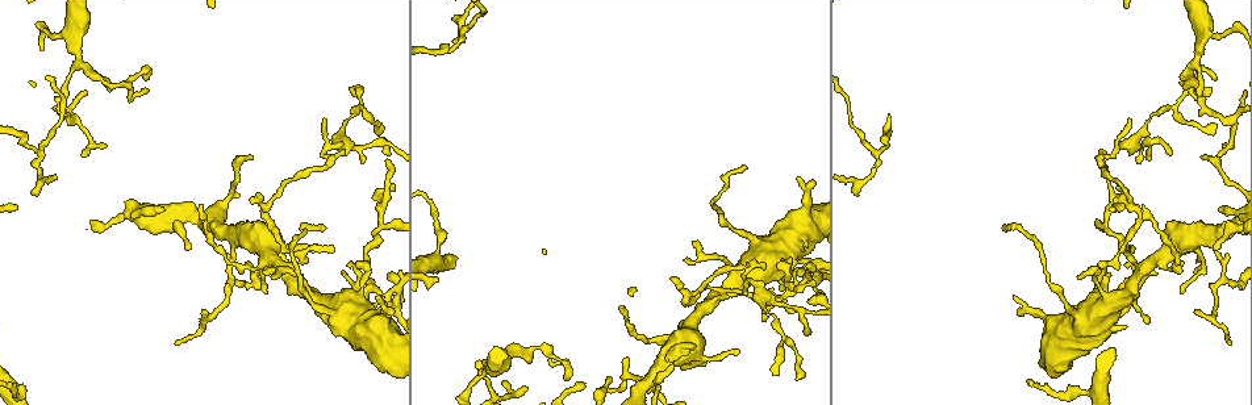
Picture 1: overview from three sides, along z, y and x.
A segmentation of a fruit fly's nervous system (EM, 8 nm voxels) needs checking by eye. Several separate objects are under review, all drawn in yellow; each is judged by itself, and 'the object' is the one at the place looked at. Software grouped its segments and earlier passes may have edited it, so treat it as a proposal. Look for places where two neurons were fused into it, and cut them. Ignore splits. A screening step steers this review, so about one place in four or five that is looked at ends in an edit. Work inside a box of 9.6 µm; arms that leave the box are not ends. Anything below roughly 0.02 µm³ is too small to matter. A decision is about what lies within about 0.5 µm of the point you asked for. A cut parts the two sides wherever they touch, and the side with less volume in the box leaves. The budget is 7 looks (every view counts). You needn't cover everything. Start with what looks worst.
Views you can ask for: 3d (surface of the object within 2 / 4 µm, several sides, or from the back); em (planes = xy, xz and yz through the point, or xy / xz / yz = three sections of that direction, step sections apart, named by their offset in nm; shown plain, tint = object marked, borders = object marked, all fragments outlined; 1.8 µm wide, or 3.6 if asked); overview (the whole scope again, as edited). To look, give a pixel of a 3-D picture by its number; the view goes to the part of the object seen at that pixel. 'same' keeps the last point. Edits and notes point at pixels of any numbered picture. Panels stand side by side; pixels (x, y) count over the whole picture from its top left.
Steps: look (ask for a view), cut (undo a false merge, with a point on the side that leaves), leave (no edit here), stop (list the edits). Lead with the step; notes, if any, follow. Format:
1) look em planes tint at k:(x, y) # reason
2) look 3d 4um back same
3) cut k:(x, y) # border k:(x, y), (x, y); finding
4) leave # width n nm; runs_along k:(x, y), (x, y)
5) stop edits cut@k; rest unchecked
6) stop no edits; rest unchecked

look 3d 2um at 1:(1099, 165) # sharp bend

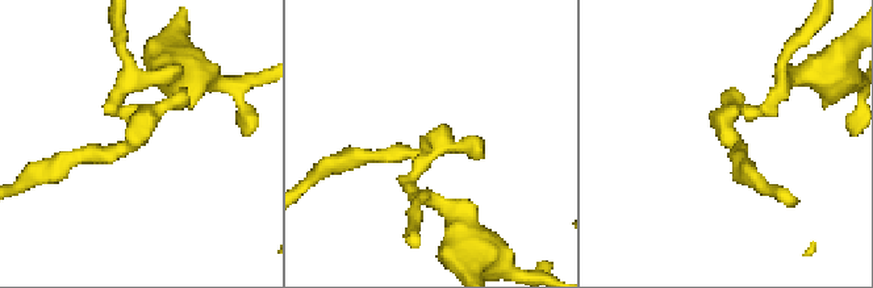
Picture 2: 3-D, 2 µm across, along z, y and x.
look em yz step 4 tint at 2:(728, 139) # need the tissue

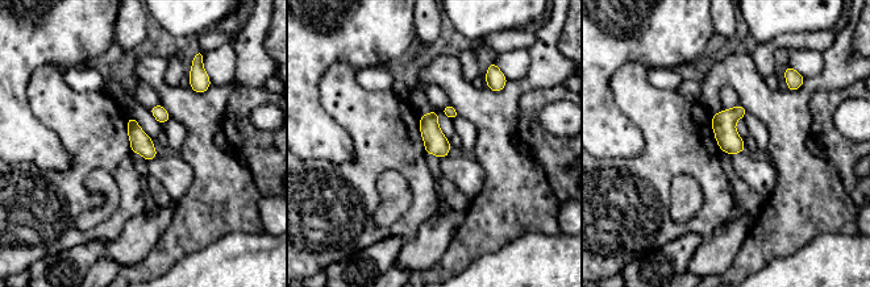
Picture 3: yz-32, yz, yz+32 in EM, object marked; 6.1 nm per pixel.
leave # one neuron here

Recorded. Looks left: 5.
look 3d 2um at 1:(655, 375) # sharp bend

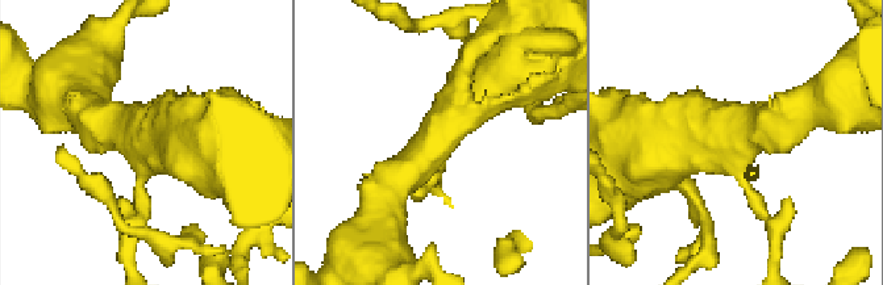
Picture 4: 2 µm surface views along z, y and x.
look em planes plain at 4:(145, 133) # arms 3

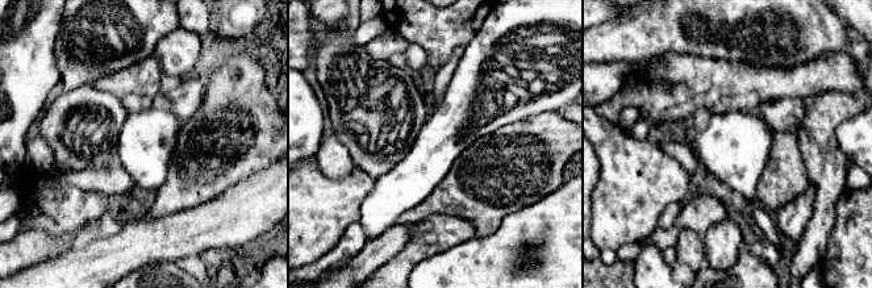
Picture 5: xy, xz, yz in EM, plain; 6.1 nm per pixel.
look em planes borders same # what lies round it

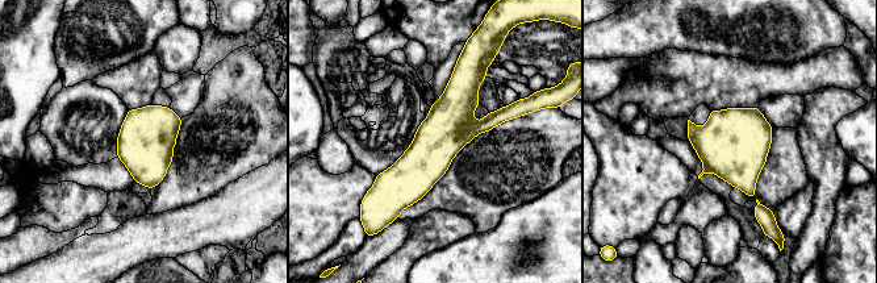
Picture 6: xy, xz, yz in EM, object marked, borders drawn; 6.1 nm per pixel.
leave # runs_along 6:(463, 67), (397, 209); all the same neuron

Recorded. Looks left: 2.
look 3d 4um at 1:(1215, 37) # calibre changes

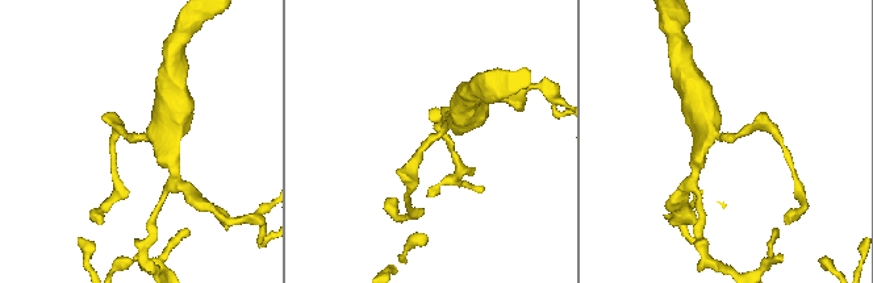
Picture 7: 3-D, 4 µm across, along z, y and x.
look em planes tint at 7:(141, 138)

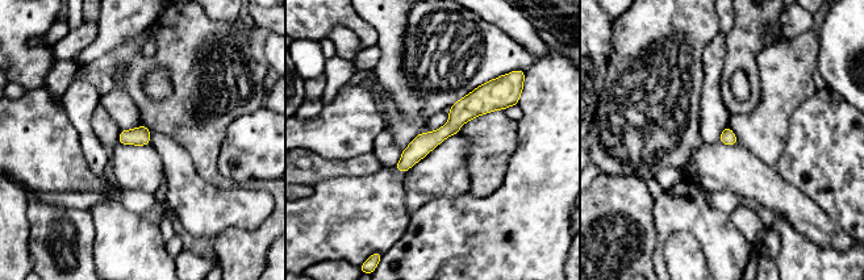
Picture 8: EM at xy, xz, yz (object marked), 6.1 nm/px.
leave # width 90 nm; runs_along 8:(500, 99), (471, 105), (400, 166); one neuron here

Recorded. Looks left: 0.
stop no edits; rest unchecked

